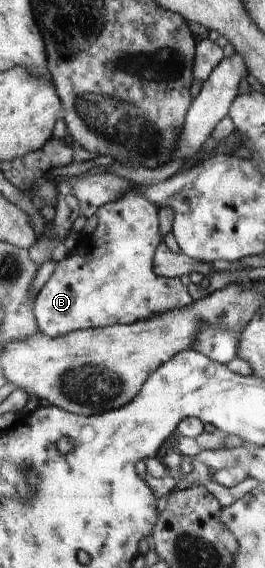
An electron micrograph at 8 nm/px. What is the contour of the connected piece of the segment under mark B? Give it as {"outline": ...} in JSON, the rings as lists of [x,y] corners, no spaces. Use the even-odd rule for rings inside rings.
{"outline":[[[131,192],[131,194],[127,194],[127,196],[123,196],[123,198],[119,200],[103,204],[103,206],[97,208],[95,214],[97,214],[98,217],[98,225],[93,235],[88,239],[87,250],[81,252],[81,254],[77,254],[75,250],[67,254],[64,260],[59,260],[59,262],[56,263],[53,274],[35,297],[36,323],[39,324],[41,332],[50,338],[56,338],[57,336],[65,336],[65,334],[69,334],[69,332],[73,332],[73,330],[95,329],[110,325],[129,325],[135,322],[148,321],[151,316],[173,313],[176,310],[187,310],[187,290],[185,290],[185,286],[183,286],[184,283],[181,282],[179,278],[165,278],[160,275],[155,276],[153,270],[151,270],[151,266],[154,266],[151,254],[156,254],[155,248],[158,248],[157,244],[163,240],[161,234],[159,234],[157,206],[149,202],[141,192]]]}

